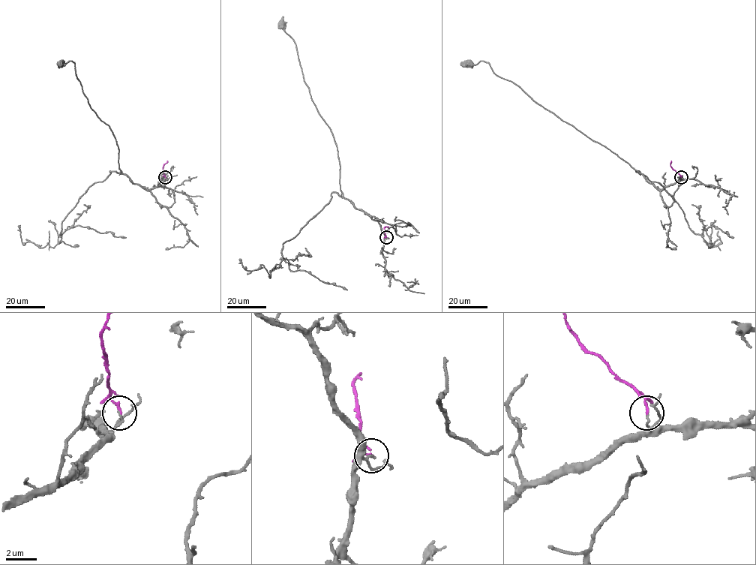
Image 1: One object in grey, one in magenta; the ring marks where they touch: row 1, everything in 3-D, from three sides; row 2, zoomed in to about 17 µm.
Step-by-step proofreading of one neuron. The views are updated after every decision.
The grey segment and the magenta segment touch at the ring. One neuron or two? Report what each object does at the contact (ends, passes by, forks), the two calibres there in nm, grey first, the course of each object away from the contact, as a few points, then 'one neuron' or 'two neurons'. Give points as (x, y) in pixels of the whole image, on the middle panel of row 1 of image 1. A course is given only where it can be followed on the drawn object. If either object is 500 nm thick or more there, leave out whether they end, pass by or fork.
grey ends | magenta ends | 110/140 nm | grey via (386, 237), (376, 220), (343, 196), (337, 145), (311, 98), (295, 41), (283, 25) | magenta via (386, 237), (384, 227), (388, 227) | two neurons

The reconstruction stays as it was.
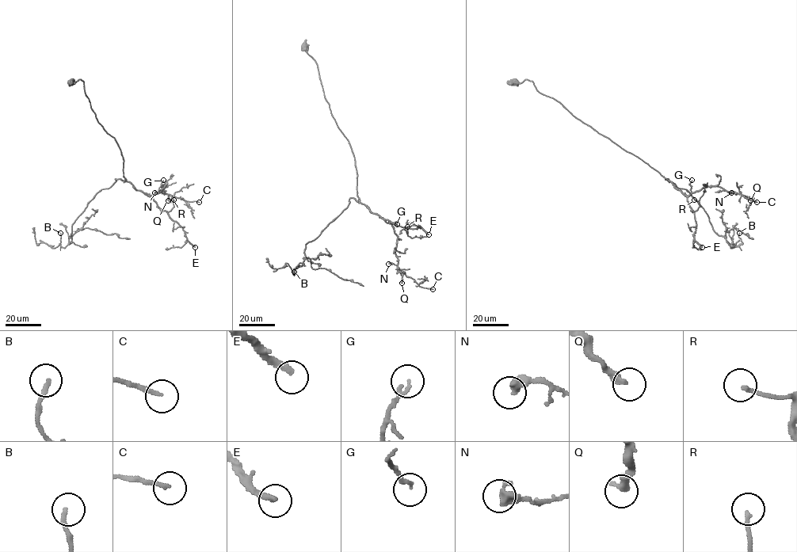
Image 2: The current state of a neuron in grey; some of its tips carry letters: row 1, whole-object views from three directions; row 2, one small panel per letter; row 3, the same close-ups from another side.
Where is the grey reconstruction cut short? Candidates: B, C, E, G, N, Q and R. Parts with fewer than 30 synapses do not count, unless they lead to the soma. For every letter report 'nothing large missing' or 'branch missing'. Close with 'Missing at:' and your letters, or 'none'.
B: nothing large missing
C: nothing large missing
E: branch missing
G: nothing large missing
N: nothing large missing
Q: nothing large missing
R: nothing large missing
Missing at: E

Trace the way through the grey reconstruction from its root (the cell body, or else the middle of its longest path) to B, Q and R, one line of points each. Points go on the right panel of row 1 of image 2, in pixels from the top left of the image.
B: (514, 81), (531, 81), (539, 93), (685, 189), (703, 209), (713, 230), (732, 248), (742, 243), (739, 233)
Q: (514, 81), (531, 81), (539, 93), (559, 102), (573, 116), (638, 156), (684, 195), (717, 186), (750, 200)
R: (514, 81), (531, 81), (539, 93), (638, 156), (680, 190), (694, 211), (699, 206), (694, 199)

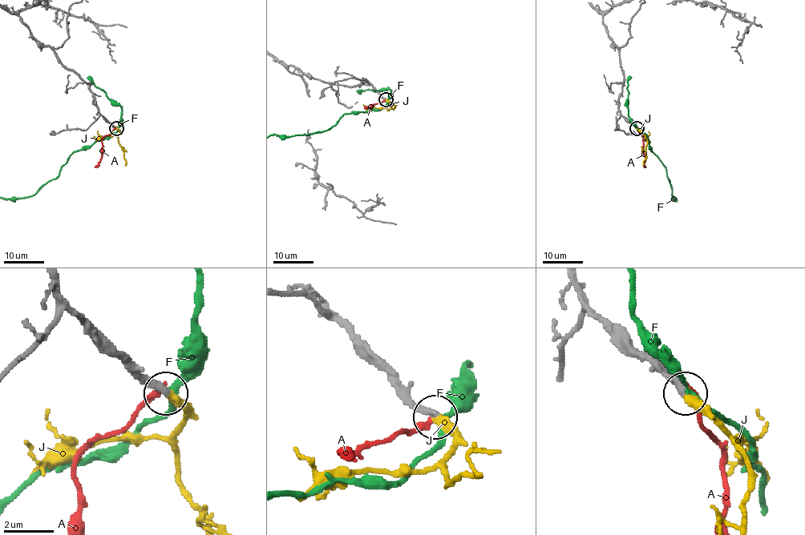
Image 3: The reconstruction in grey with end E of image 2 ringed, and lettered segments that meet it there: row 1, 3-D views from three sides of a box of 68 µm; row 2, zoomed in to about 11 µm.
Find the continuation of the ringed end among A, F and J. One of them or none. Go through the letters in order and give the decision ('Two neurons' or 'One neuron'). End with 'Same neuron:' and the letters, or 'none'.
A: Two neurons
F: Two neurons
J: One neuron
Same neuron: J

